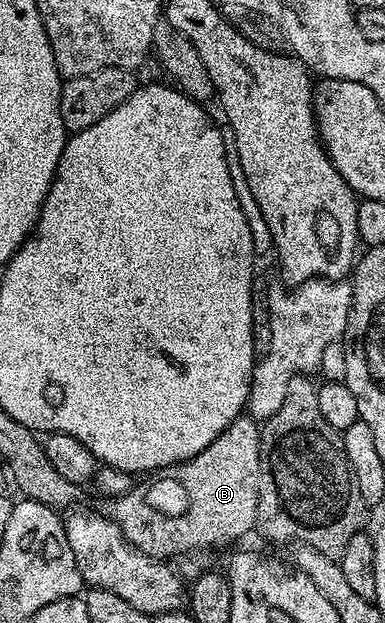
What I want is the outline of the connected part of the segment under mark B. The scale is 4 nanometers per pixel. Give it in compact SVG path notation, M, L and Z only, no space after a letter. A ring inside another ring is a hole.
M235 419L203 452L142 477L126 494L108 499L107 516L139 552L174 560L192 550L209 550L241 538L257 526L261 426L255 419Z

